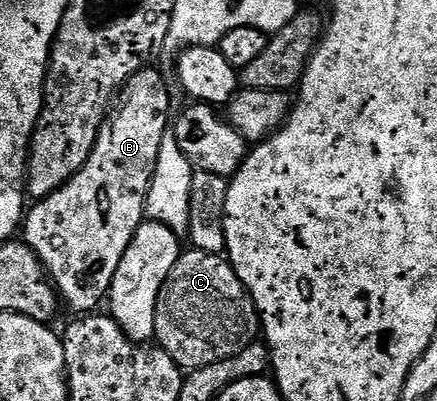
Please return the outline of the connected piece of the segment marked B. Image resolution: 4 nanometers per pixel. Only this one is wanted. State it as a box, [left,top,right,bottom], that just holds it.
[22,68,172,316]

